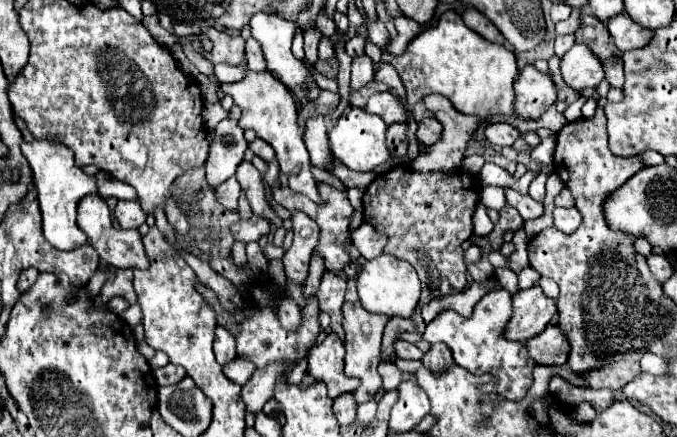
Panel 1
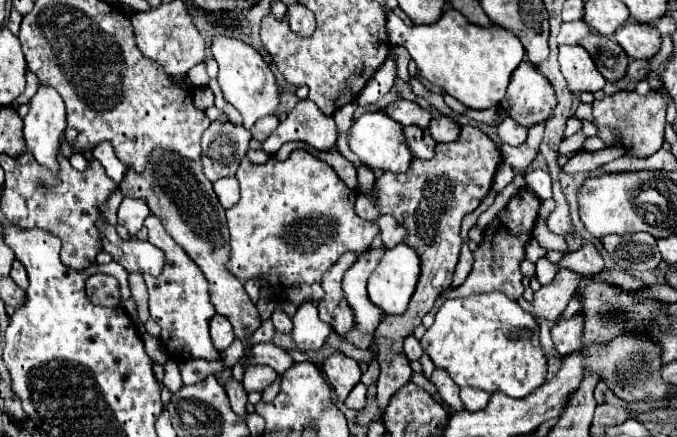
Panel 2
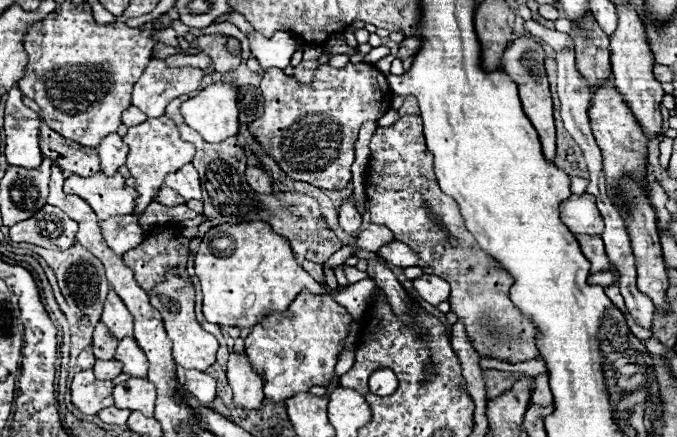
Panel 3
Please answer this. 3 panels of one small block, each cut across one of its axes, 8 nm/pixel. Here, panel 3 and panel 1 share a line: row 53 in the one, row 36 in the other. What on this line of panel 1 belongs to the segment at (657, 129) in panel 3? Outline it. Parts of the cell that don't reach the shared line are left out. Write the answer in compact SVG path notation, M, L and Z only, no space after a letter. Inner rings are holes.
M626 12L610 18L606 22L606 26L608 26L610 36L620 52L628 52L628 50L636 50L636 48L646 46L654 34L652 30L636 24Z

